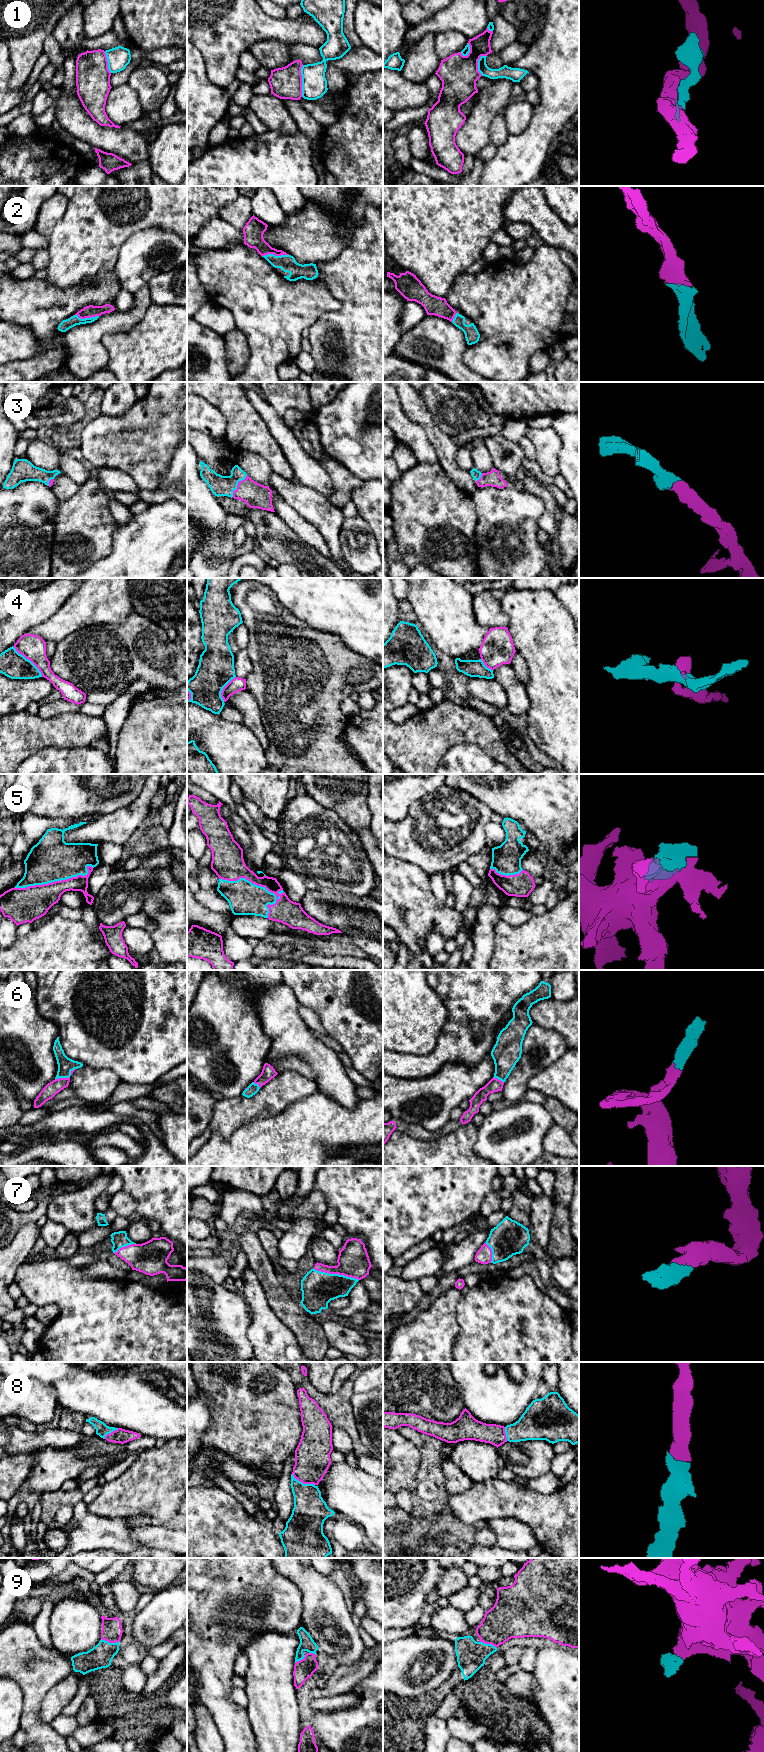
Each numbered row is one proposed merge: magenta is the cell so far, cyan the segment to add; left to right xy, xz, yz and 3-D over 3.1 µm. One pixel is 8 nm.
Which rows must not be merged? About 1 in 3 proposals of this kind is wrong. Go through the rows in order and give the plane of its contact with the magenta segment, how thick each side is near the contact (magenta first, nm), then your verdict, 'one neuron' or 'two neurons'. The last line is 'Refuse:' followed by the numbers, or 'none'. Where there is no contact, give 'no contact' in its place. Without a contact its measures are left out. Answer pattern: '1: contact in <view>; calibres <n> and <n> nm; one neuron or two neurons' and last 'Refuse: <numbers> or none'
1: contact in xz; calibres 260 and 200 nm; two neurons
2: contact in xy; calibres 100 and 90 nm; one neuron
3: contact in xz; calibres 200 and 160 nm; one neuron
4: contact in xy; calibres 200 and 200 nm; two neurons
5: contact in xz; calibres 260 and 260 nm; one neuron
6: contact in xy; calibres 110 and 130 nm; one neuron
7: contact in xz; calibres 260 and 280 nm; one neuron
8: contact in xz; calibres 280 and 280 nm; one neuron
9: contact in xy; calibres 160 and 190 nm; one neuron
Refuse: 1, 4

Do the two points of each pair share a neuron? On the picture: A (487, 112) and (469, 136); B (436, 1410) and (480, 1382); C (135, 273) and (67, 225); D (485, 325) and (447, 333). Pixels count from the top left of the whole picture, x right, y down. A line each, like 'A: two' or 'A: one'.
A: one
B: two
C: two
D: two

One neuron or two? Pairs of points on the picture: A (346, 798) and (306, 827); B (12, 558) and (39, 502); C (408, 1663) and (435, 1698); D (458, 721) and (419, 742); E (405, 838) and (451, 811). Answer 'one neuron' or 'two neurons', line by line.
A: two neurons
B: one neuron
C: two neurons
D: one neuron
E: one neuron

